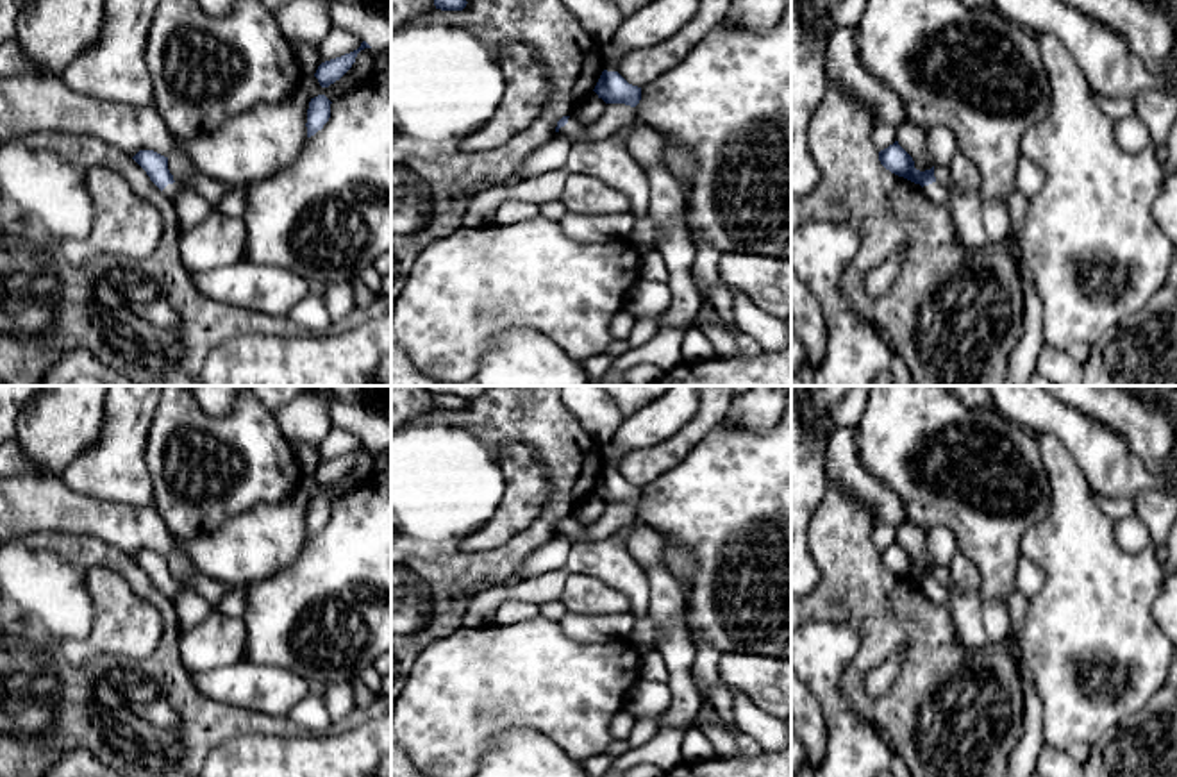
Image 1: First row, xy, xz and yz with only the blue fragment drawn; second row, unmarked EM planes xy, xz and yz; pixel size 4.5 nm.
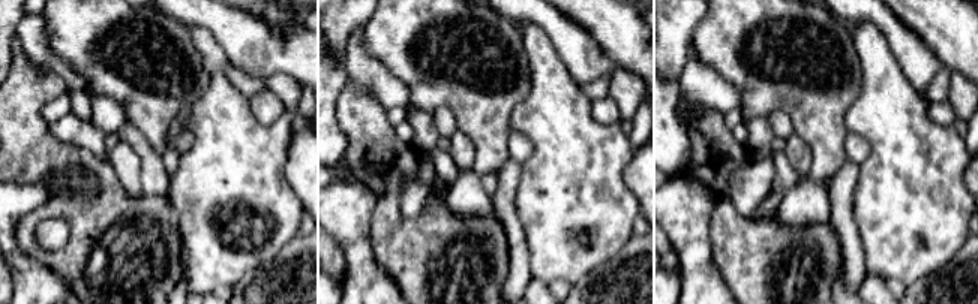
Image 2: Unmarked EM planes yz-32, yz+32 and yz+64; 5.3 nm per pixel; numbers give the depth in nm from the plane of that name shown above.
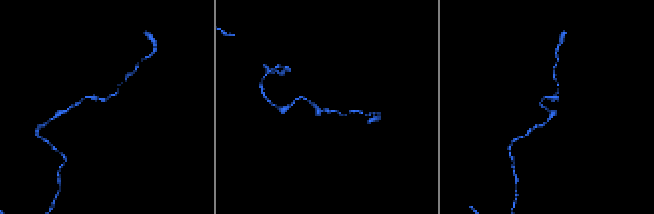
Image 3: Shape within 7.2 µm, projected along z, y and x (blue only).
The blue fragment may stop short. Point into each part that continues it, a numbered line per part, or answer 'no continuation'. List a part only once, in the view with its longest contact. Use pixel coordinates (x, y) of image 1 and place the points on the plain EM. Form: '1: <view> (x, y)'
1: xz (574, 531)

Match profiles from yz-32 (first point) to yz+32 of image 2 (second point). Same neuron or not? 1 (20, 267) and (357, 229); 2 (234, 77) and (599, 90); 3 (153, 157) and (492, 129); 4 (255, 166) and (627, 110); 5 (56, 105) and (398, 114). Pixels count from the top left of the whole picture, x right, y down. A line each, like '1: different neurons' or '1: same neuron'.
1: same neuron
2: same neuron
3: different neurons
4: different neurons
5: same neuron

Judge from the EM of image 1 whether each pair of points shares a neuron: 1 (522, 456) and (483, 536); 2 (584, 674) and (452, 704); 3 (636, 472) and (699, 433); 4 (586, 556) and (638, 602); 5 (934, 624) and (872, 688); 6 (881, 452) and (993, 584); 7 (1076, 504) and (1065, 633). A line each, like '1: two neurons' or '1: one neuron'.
1: one neuron
2: one neuron
3: one neuron
4: one neuron
5: two neurons
6: one neuron
7: one neuron

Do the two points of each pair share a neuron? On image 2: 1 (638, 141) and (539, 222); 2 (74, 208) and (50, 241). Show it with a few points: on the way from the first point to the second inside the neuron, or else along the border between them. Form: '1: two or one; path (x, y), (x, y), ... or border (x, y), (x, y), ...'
1: two; border (627, 135), (633, 149)
2: two; border (65, 217), (68, 240), (51, 252)

